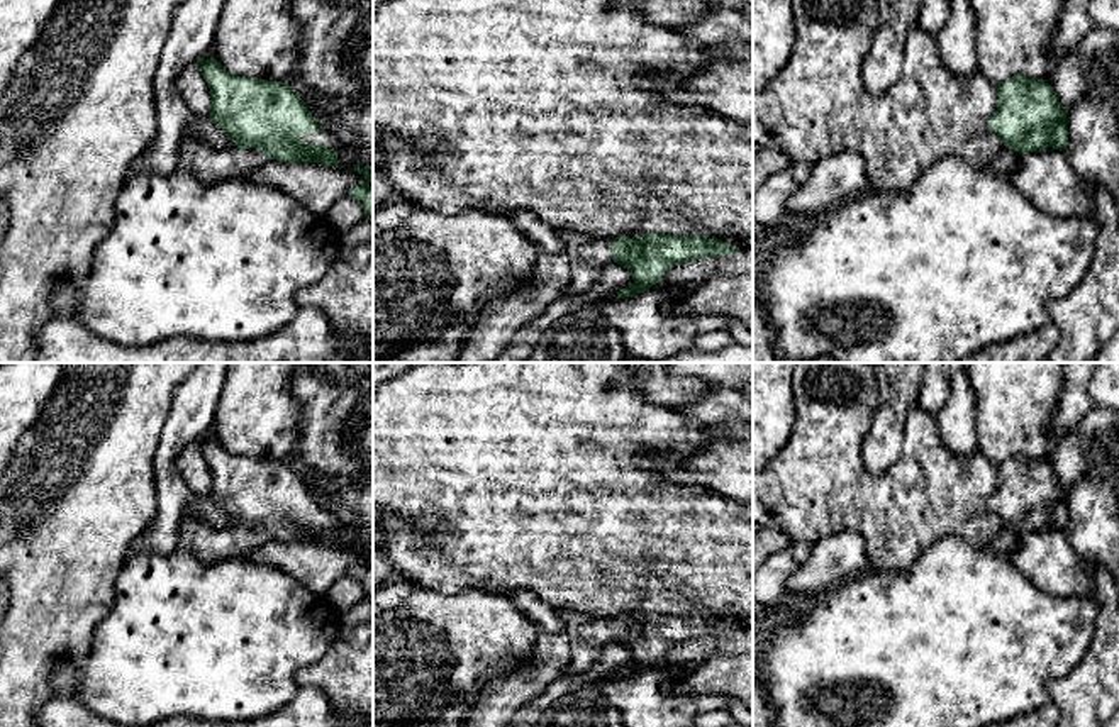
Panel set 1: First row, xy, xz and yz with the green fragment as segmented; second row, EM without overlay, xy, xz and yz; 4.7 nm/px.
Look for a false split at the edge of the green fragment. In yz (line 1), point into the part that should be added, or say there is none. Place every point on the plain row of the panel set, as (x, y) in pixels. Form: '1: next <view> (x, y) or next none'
1: next yz (1007, 539)

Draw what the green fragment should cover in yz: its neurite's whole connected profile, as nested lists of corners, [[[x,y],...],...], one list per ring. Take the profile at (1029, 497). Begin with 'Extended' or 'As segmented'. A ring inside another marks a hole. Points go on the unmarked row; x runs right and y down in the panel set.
Extended. [[[1012,456],[997,466],[999,486],[988,500],[988,510],[1004,522],[1002,532],[992,541],[990,549],[997,554],[1016,551],[1021,544],[1021,532],[1039,532],[1044,527],[1065,530],[1068,525],[1066,493],[1046,459]]]

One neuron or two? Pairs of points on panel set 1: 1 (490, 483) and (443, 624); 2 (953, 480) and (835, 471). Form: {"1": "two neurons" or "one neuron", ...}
{"1": "two neurons", "2": "one neuron"}

